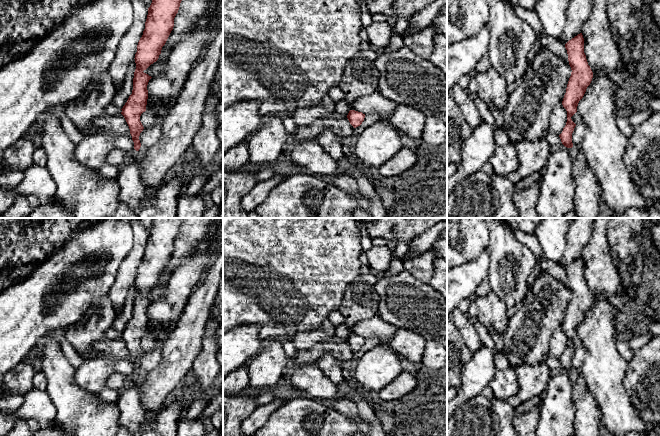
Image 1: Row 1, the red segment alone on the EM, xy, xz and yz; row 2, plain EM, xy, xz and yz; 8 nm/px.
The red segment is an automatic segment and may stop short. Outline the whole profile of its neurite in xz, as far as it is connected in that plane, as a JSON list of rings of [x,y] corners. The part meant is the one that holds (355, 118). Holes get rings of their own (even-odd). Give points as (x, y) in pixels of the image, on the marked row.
[[[350,110],[347,118],[350,122],[350,124],[356,128],[358,126],[360,126],[362,124],[362,122],[364,121],[365,118],[365,114],[363,114],[362,112],[358,112],[355,110]]]

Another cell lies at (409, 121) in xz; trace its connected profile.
[[[397,104],[394,112],[387,118],[402,135],[411,138],[421,138],[427,116],[420,110],[411,106]]]

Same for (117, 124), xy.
[[[104,113],[92,120],[92,134],[113,132],[119,135],[131,136],[129,126],[122,114],[109,115]]]

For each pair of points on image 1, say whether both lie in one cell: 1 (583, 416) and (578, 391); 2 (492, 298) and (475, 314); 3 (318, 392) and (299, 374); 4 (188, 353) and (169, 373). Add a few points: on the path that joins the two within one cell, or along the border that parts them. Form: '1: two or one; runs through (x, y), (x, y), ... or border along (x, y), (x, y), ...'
1: one; runs through (583, 410), (582, 397)
2: one; runs through (488, 302), (479, 310)
3: one; runs through (313, 387), (304, 378)
4: one; runs through (183, 358), (174, 368)

